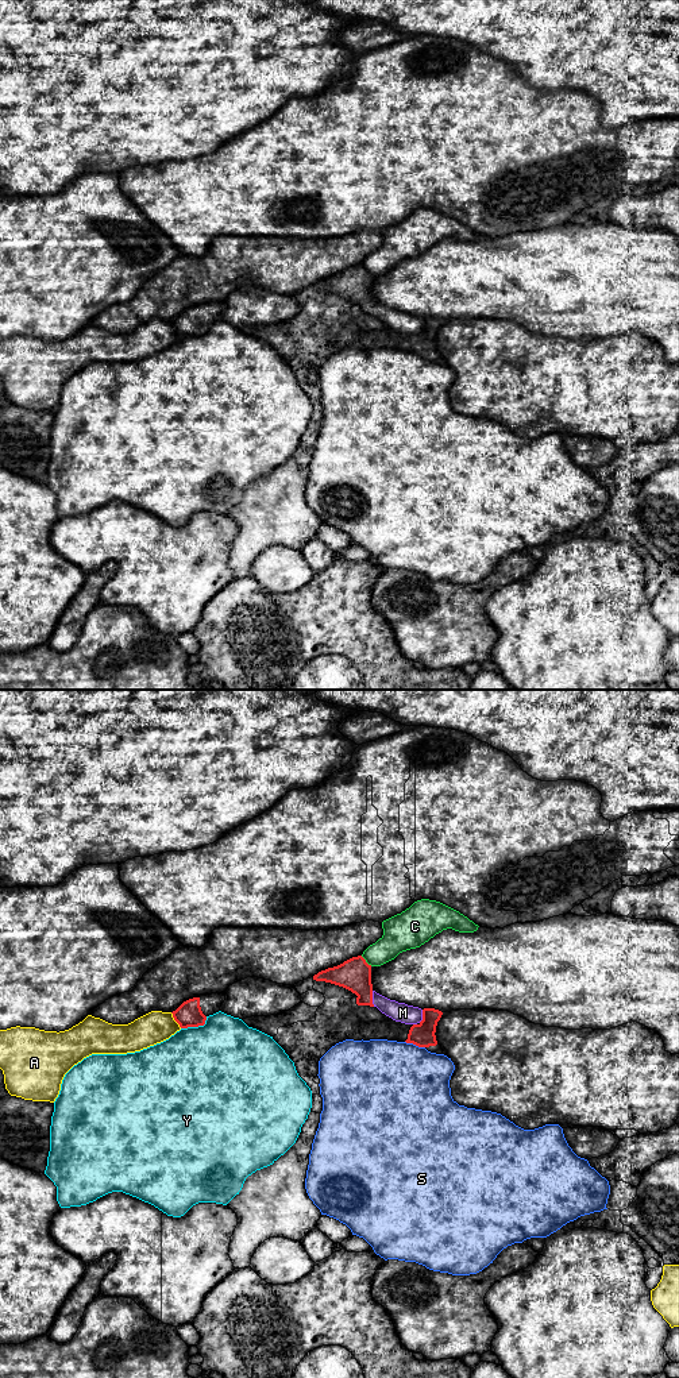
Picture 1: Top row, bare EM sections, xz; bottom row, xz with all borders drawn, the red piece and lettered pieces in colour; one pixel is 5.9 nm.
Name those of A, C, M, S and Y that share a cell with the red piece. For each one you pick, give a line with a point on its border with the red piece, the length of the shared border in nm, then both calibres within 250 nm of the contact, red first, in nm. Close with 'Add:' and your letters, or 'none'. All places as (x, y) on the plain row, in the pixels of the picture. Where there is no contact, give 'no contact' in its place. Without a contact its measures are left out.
M: contact xz (371, 308); length 100 nm; calibres 190 and 120 nm
Add: M

